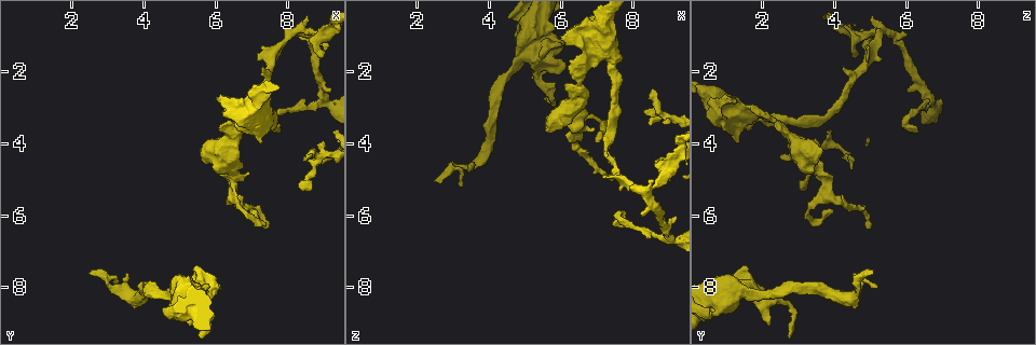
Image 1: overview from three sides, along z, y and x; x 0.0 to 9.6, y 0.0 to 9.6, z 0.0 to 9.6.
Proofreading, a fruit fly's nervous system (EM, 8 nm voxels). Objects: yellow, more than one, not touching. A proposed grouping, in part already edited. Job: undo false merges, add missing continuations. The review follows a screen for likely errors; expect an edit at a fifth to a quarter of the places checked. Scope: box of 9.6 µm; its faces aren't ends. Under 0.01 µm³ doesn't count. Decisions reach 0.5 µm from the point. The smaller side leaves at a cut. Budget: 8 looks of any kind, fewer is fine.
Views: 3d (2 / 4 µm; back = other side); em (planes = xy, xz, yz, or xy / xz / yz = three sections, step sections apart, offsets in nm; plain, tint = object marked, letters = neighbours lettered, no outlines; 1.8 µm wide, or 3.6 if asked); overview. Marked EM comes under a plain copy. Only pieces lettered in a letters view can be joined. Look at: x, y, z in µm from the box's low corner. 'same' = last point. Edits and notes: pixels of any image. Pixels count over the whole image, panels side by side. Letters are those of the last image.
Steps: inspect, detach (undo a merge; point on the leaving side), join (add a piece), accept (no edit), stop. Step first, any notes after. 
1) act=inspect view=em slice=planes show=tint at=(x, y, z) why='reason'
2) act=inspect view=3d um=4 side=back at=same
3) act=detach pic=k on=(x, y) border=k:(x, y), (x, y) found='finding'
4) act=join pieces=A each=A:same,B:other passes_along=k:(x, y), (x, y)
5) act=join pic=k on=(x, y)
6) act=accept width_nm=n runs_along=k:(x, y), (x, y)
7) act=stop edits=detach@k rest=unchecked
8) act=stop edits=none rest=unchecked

act=inspect view=em slice=yz step=4 show=tint at=(6.05, 2.75, 1.05) why='branch stops here'

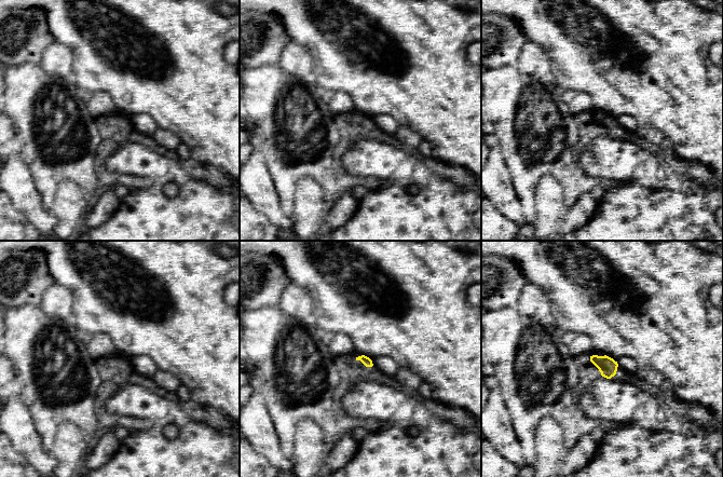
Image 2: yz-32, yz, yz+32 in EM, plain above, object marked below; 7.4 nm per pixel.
act=inspect view=em slice=planes show=letters at=same why='another direction'

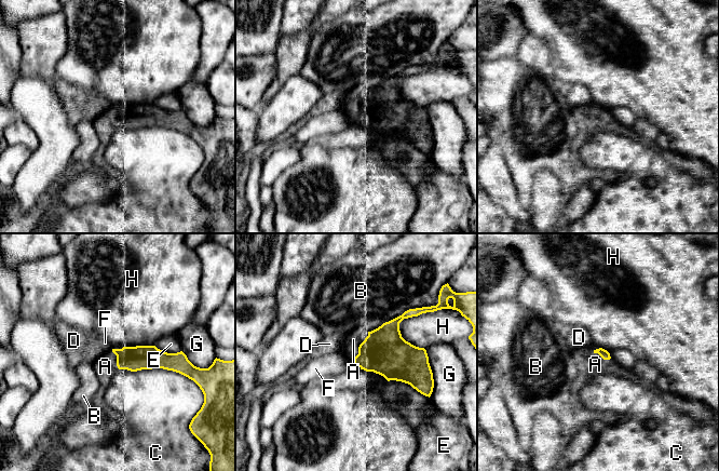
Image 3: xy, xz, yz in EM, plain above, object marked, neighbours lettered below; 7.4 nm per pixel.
act=join pieces=A each=A:same,B:other,C:other,D:other,E:other,F:other,G:other,H:other found='it goes on there'

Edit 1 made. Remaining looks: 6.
act=inspect view=overview why='redraw'

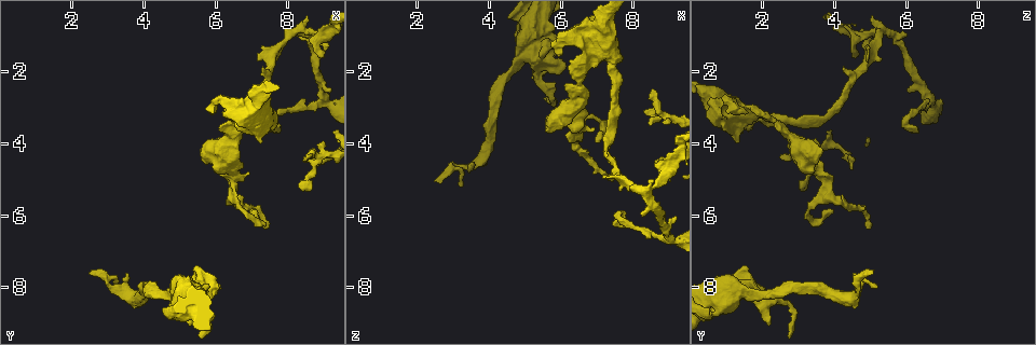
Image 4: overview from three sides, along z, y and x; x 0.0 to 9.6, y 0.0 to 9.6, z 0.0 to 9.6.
act=inspect view=3d um=4 at=(2.50, 7.65, 5.10) why='branch stops here'

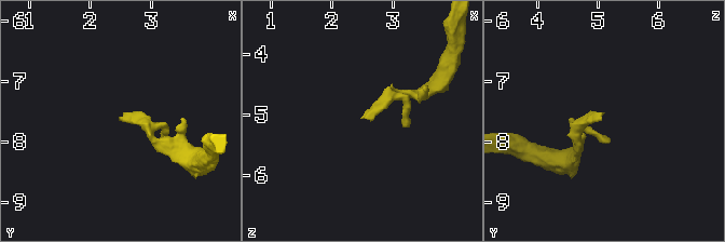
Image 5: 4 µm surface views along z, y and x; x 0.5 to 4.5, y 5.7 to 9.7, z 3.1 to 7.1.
act=inspect view=em slice=xy step=4 show=letters at=(2.50, 7.60, 5.05) why='shape alone is not enough'

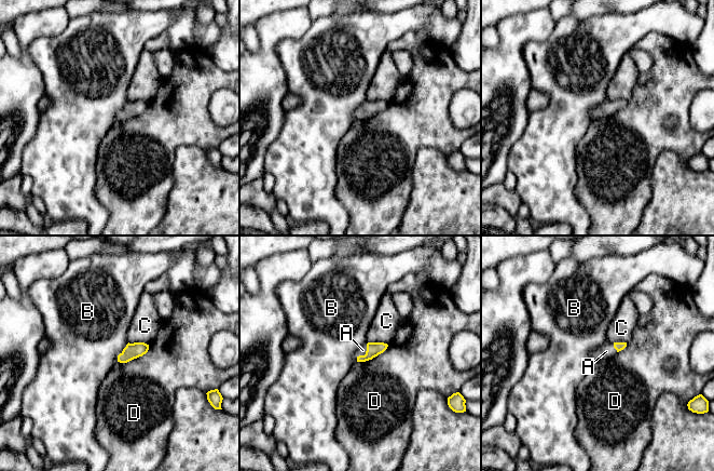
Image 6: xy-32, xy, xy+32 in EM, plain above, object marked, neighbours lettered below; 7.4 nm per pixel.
act=join pieces=A each=A:same,B:other,C:other,D:other passes_along=6:(373, 349), (365, 354), (362, 350) found='it goes on there'

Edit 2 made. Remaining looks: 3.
act=inspect view=overview why='redraw'

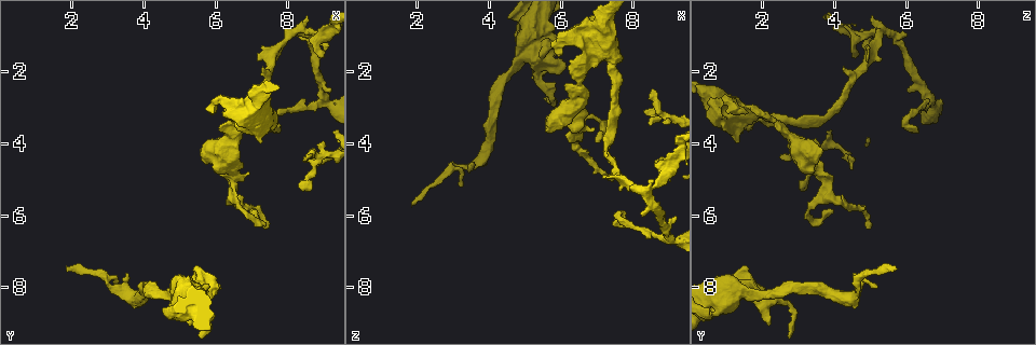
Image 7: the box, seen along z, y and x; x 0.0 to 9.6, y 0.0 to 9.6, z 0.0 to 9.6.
act=inspect view=em slice=planes show=letters at=(6.75, 4.65, 3.10) why='an open end'

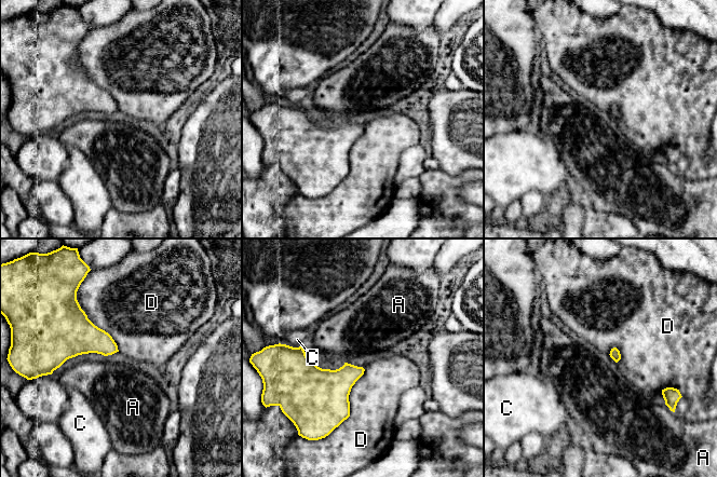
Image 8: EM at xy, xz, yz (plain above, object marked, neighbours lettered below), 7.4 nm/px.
act=accept each=A:other,C:other,D:other found='none of them fits'

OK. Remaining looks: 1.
act=stop edits=join@3,join@6 rest=unchecked

